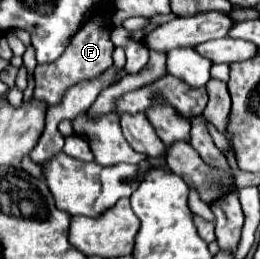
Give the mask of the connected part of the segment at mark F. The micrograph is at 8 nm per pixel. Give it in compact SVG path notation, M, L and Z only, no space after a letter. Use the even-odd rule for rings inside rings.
M102 17L88 19L78 29L78 33L72 37L70 45L66 47L66 51L56 61L36 67L36 71L34 71L34 77L36 77L34 97L40 101L44 99L48 105L60 103L60 99L68 87L72 87L74 83L78 83L82 79L98 77L102 71L106 71L112 65L112 49L114 49L114 45L110 41L110 25L106 25Z

